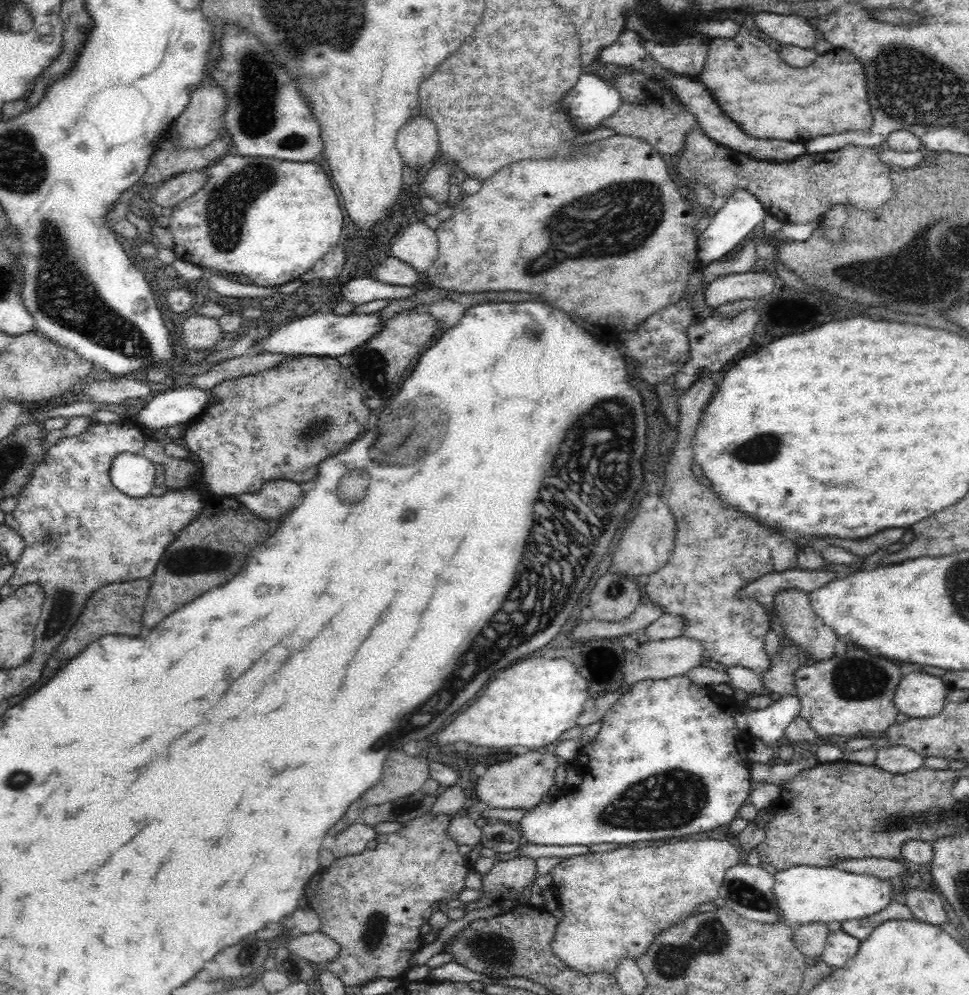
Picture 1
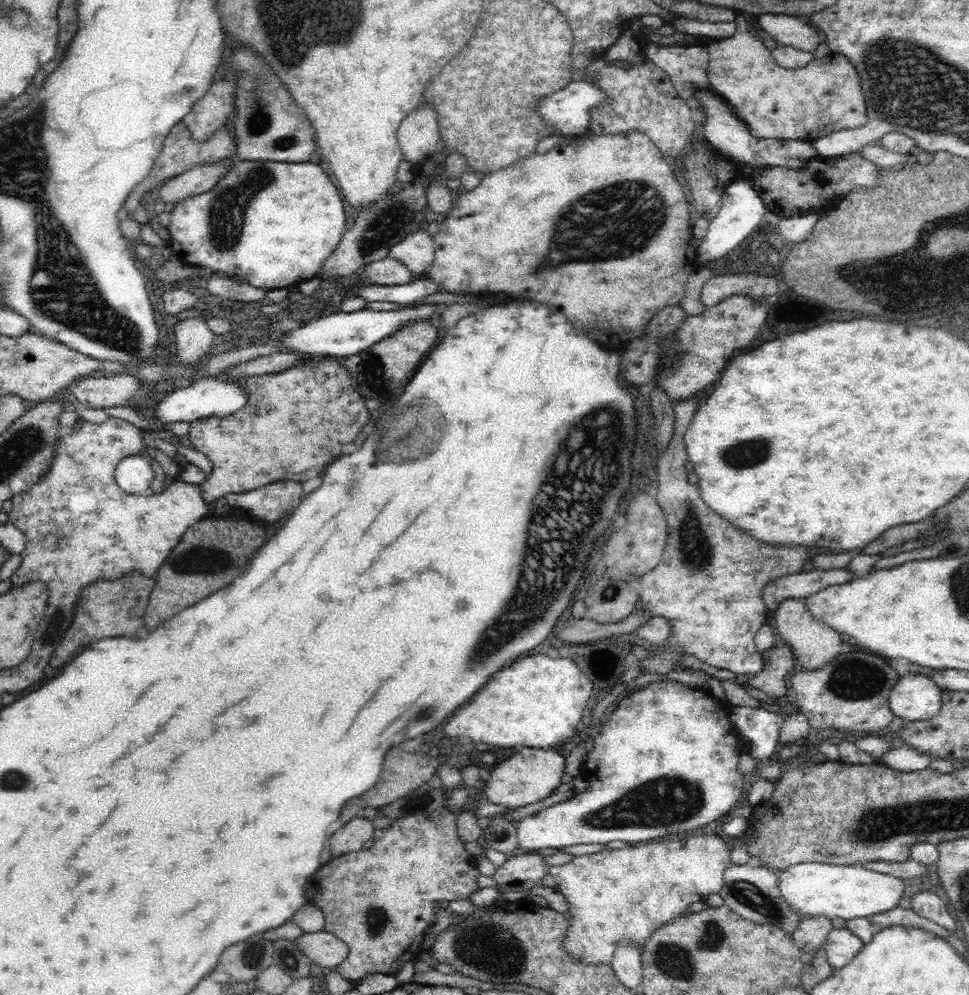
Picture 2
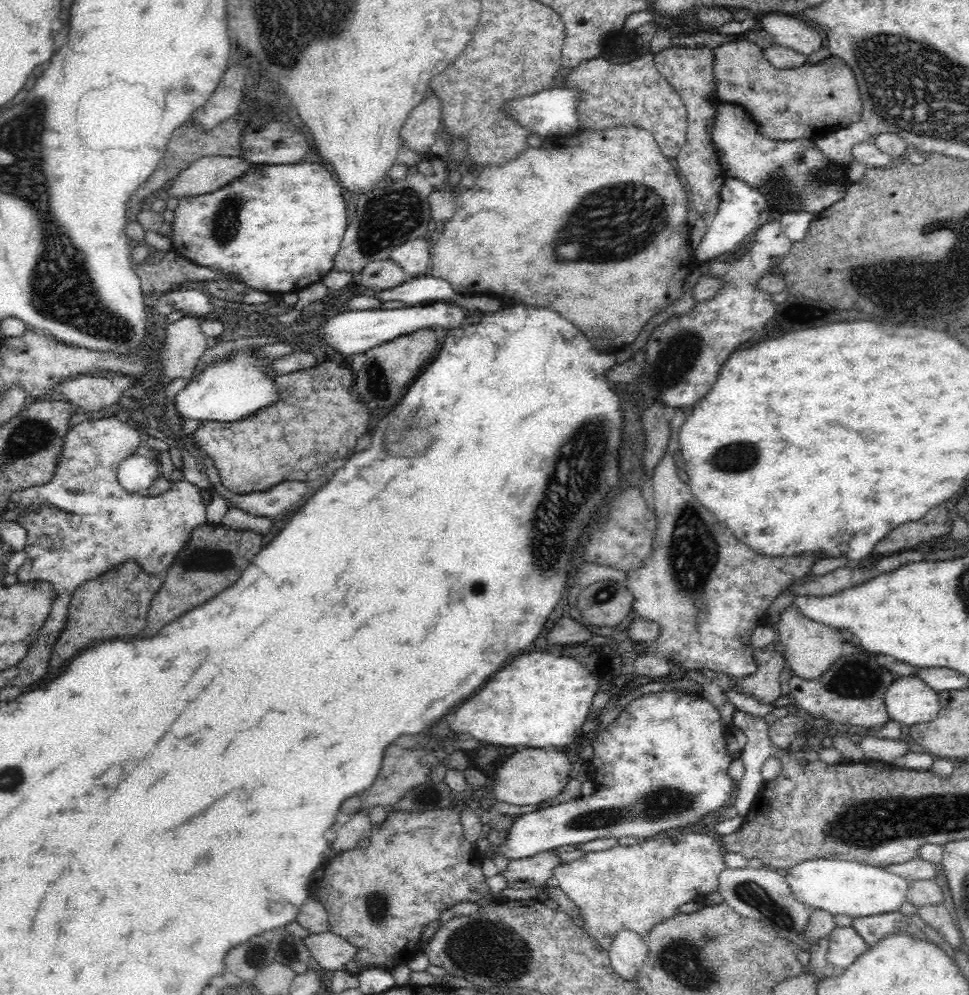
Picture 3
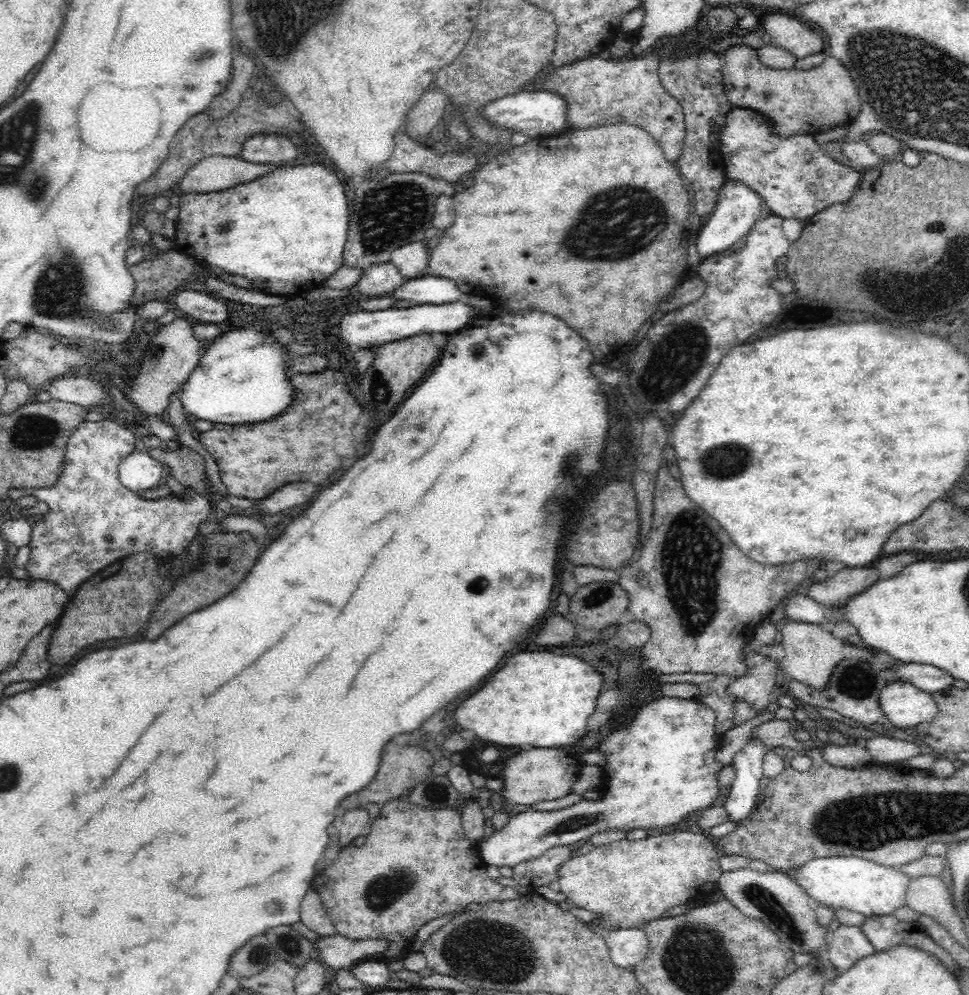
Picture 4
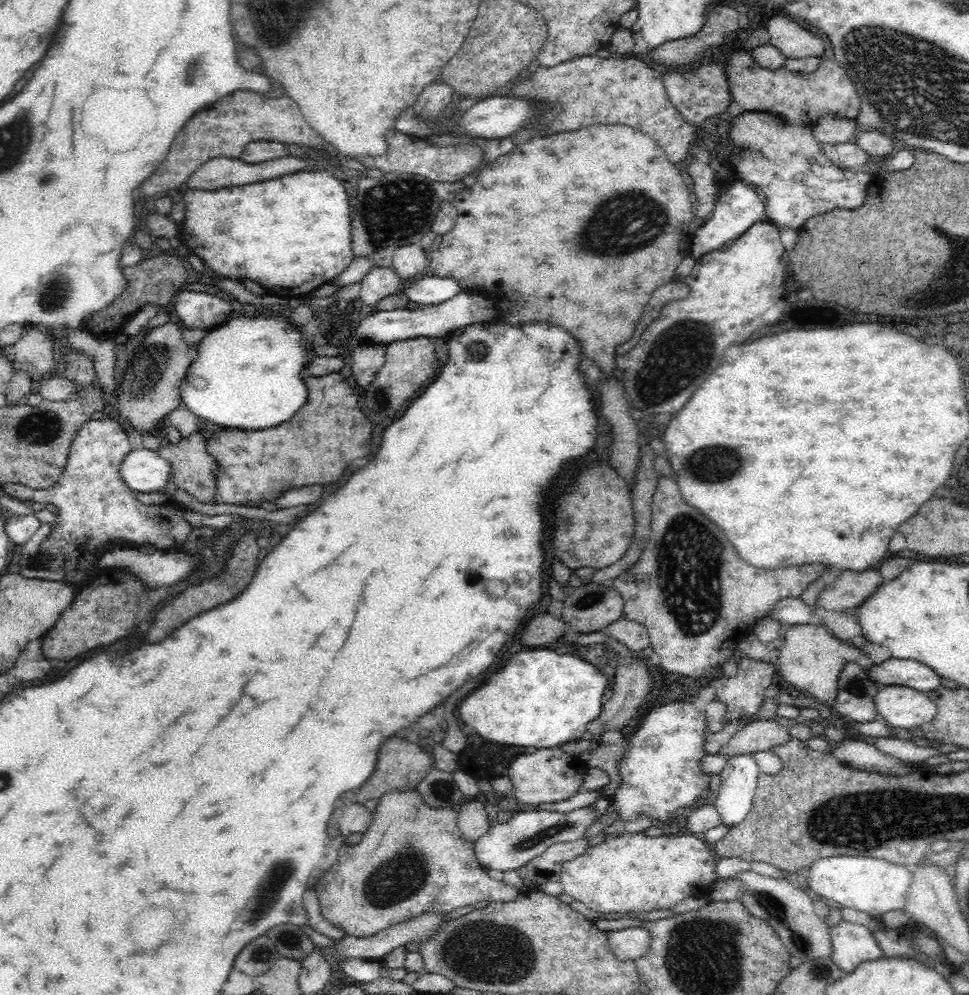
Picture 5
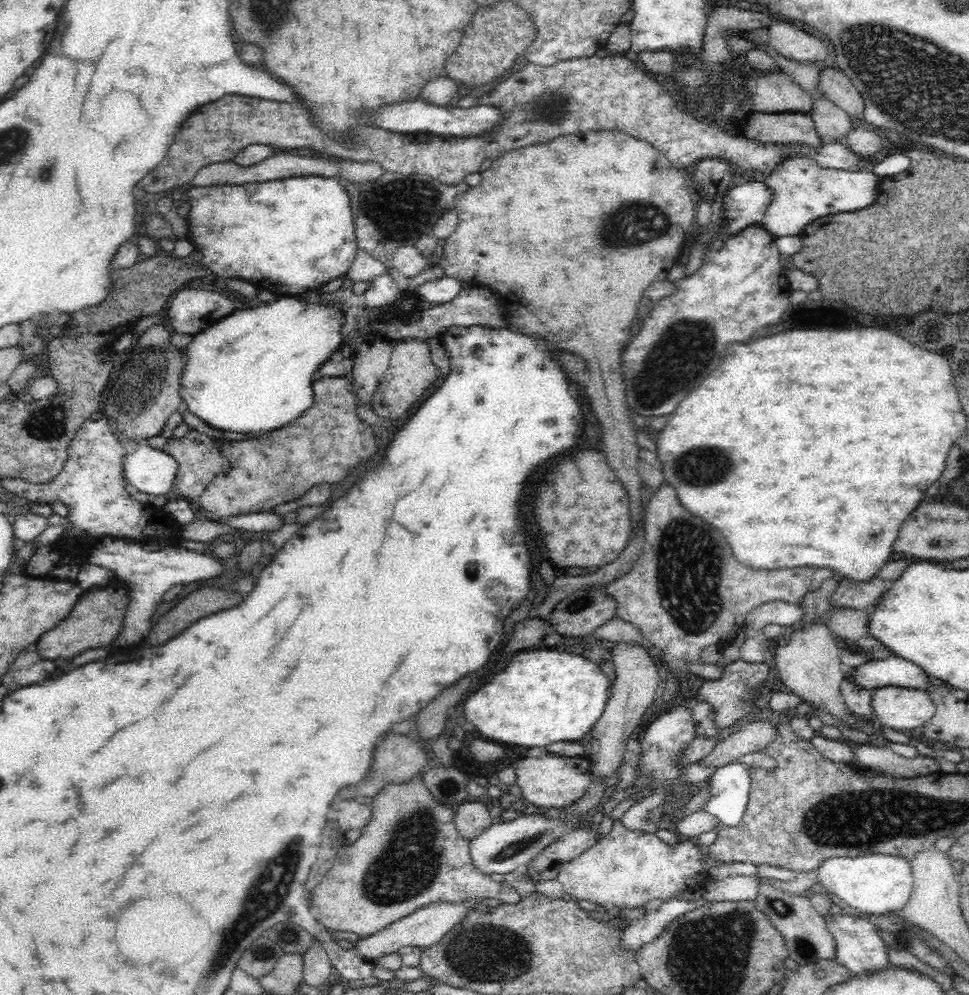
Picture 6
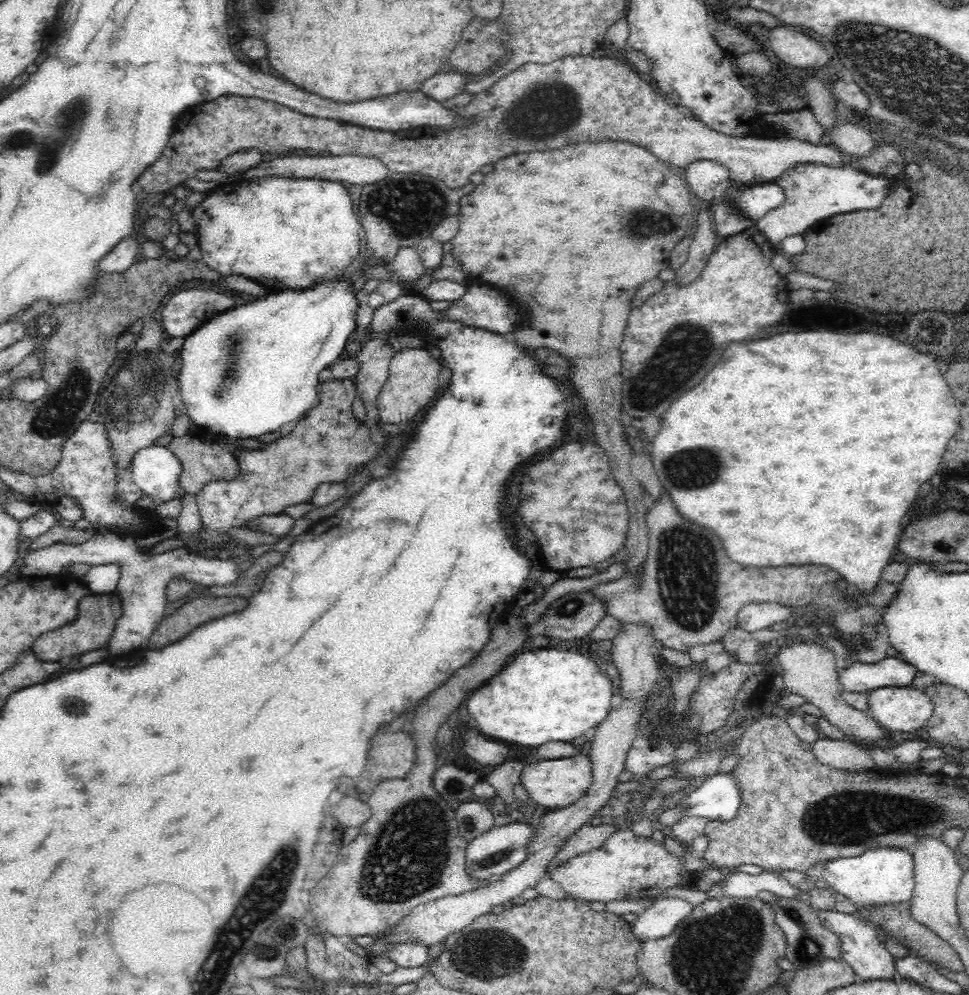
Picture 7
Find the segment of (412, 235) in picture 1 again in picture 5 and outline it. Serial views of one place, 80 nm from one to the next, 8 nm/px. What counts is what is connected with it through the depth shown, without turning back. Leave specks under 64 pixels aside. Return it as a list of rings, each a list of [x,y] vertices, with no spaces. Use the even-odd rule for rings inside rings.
[[[419,243],[399,247],[391,255],[391,259],[391,266],[402,280],[411,281],[428,273],[428,250]]]

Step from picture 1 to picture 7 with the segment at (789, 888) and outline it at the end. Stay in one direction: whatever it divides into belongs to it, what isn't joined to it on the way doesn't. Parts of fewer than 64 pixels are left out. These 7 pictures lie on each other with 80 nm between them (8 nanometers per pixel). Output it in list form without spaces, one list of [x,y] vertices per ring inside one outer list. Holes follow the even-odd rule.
[[[878,847],[855,857],[826,861],[821,874],[822,885],[846,897],[856,906],[880,906],[911,901],[914,888],[912,854],[894,847]]]

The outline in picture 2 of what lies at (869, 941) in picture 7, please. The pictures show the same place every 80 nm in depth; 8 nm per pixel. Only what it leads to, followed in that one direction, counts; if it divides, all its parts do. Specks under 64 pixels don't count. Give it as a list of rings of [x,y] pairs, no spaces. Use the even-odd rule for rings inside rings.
[[[846,928],[840,930],[832,929],[827,937],[824,950],[827,962],[835,970],[848,965],[864,946],[856,935]]]

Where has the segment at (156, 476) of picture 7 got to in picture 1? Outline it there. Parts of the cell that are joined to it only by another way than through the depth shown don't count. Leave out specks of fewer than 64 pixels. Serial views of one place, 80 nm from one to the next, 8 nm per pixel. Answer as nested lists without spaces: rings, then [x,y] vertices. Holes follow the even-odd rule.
[[[120,453],[109,468],[112,485],[132,498],[146,498],[156,493],[155,464],[144,454]]]

